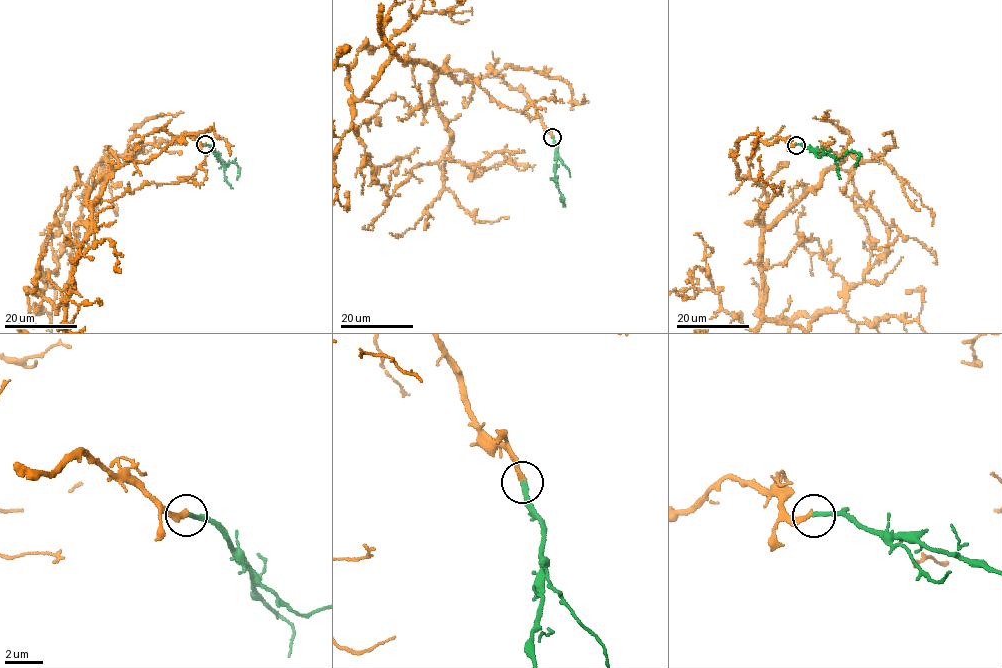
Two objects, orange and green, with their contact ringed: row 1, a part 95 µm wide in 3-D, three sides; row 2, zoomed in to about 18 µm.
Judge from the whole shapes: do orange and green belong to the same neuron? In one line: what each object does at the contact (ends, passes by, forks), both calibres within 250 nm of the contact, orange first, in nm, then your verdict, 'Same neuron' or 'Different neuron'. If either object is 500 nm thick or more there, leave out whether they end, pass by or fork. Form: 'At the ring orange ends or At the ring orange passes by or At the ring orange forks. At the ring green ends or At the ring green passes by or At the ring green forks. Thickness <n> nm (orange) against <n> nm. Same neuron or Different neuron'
At the ring orange ends. At the ring green ends. Thickness 280 nm (orange) against 280 nm. Same neuron

